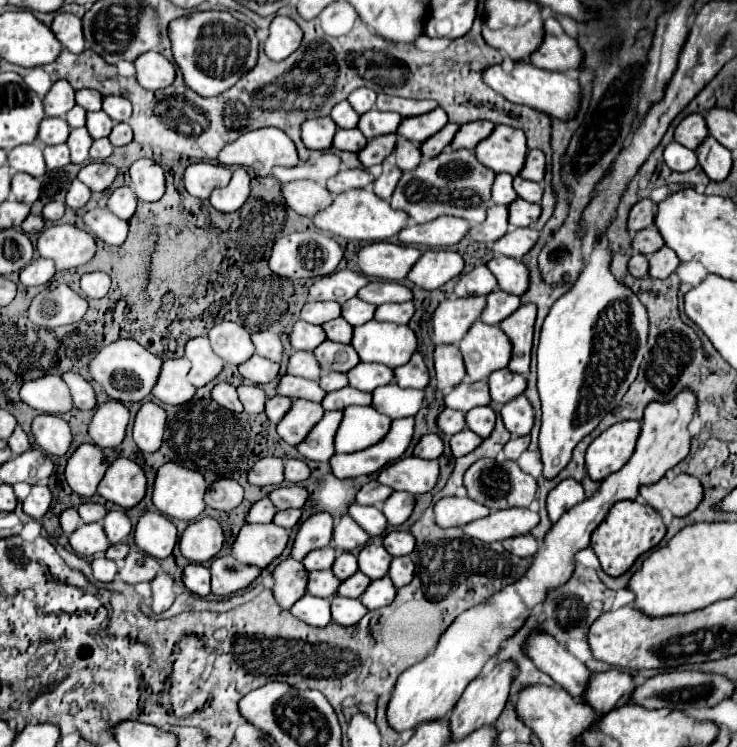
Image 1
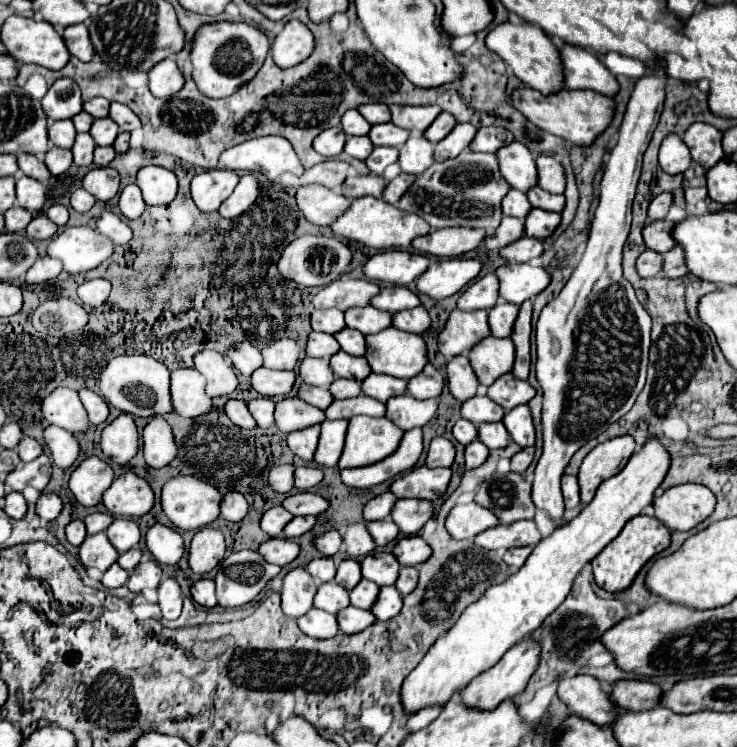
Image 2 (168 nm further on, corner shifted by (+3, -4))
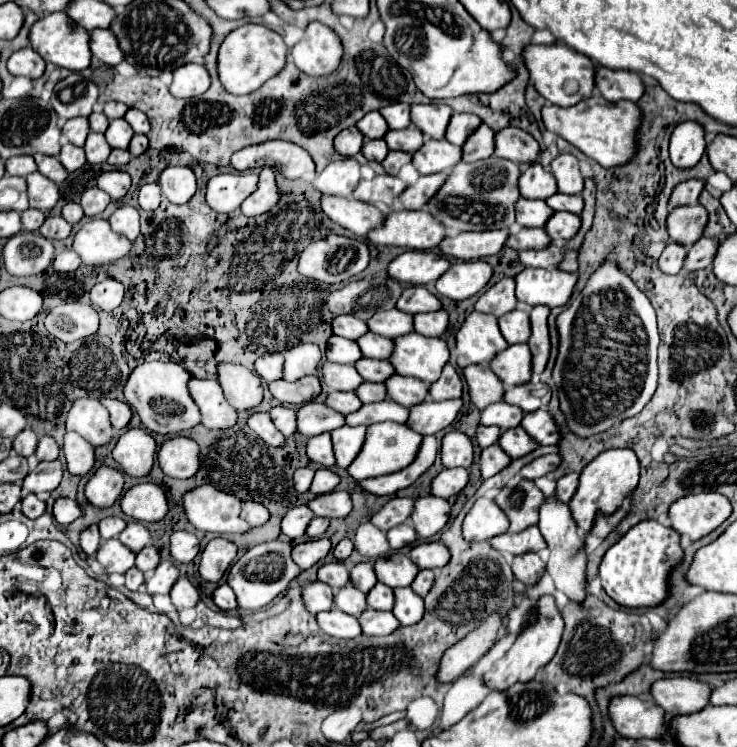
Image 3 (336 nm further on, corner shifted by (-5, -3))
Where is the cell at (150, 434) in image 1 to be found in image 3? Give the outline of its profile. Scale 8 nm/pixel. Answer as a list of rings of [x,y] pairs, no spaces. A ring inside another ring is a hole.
[[[185,436],[167,438],[167,442],[159,448],[157,460],[167,476],[181,480],[195,476],[201,466],[199,446]]]

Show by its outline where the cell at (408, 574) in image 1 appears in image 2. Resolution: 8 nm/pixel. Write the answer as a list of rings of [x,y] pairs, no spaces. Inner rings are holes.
[[[401,567],[399,579],[395,583],[397,591],[401,595],[407,595],[407,593],[411,593],[415,589],[415,585],[417,585],[417,567]]]

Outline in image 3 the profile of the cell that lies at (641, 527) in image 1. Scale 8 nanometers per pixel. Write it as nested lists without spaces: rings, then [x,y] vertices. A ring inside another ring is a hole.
[[[643,520],[613,544],[599,566],[599,576],[605,592],[627,608],[655,608],[669,596],[669,574],[683,560],[679,534],[657,520]]]

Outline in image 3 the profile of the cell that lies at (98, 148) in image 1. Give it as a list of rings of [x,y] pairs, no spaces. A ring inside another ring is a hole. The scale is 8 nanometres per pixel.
[[[119,148],[111,150],[111,154],[109,154],[109,158],[107,158],[107,162],[109,162],[109,164],[115,164],[115,166],[125,166],[129,160],[131,160],[129,150],[119,150]]]

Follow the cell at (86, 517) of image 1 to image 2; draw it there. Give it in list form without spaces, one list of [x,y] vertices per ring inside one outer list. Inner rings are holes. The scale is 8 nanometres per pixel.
[[[91,513],[85,517],[85,527],[87,527],[87,533],[93,535],[93,533],[99,533],[99,531],[105,531],[109,525],[111,525],[113,517],[107,515],[107,513]]]

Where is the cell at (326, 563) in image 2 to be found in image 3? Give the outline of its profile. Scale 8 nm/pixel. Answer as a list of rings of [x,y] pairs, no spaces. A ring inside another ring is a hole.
[[[331,562],[331,564],[323,564],[319,568],[319,576],[321,582],[333,586],[333,588],[341,588],[349,582],[349,570],[343,562]]]

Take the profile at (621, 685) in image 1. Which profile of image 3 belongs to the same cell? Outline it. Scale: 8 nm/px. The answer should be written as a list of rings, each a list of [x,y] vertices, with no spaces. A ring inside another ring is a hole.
[[[667,678],[653,684],[651,698],[673,718],[701,712],[709,704],[711,692],[711,684],[695,678]]]

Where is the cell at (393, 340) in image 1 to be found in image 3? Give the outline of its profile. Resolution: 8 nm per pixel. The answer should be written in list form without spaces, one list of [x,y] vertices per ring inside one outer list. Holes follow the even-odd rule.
[[[417,332],[395,338],[395,350],[389,358],[395,372],[433,384],[449,362],[449,348],[441,338],[425,338]]]

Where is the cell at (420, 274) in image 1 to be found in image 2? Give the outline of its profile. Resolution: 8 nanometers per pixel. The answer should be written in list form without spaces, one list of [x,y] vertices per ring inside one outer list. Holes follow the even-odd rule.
[[[449,257],[433,261],[423,275],[417,277],[417,289],[431,299],[445,299],[461,291],[469,281],[477,277],[481,263],[475,259]]]

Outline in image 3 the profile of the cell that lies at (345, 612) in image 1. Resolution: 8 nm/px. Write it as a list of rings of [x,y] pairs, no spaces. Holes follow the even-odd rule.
[[[365,610],[359,618],[363,634],[367,636],[387,636],[393,634],[401,624],[393,616],[393,612],[377,612],[377,610]]]

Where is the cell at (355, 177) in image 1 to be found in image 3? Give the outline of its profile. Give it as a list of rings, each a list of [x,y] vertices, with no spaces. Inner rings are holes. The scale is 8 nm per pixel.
[[[383,174],[383,176],[375,176],[373,180],[361,180],[359,186],[353,190],[353,198],[369,202],[369,204],[381,202],[381,204],[389,206],[393,202],[393,198],[399,196],[405,188],[407,188],[407,184],[401,178]]]

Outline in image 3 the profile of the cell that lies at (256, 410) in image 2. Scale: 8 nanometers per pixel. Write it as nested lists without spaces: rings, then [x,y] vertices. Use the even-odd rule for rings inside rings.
[[[275,406],[271,412],[269,412],[271,420],[275,422],[277,430],[285,436],[291,436],[297,432],[297,416],[295,416],[295,410],[291,408],[285,408],[285,406]]]

